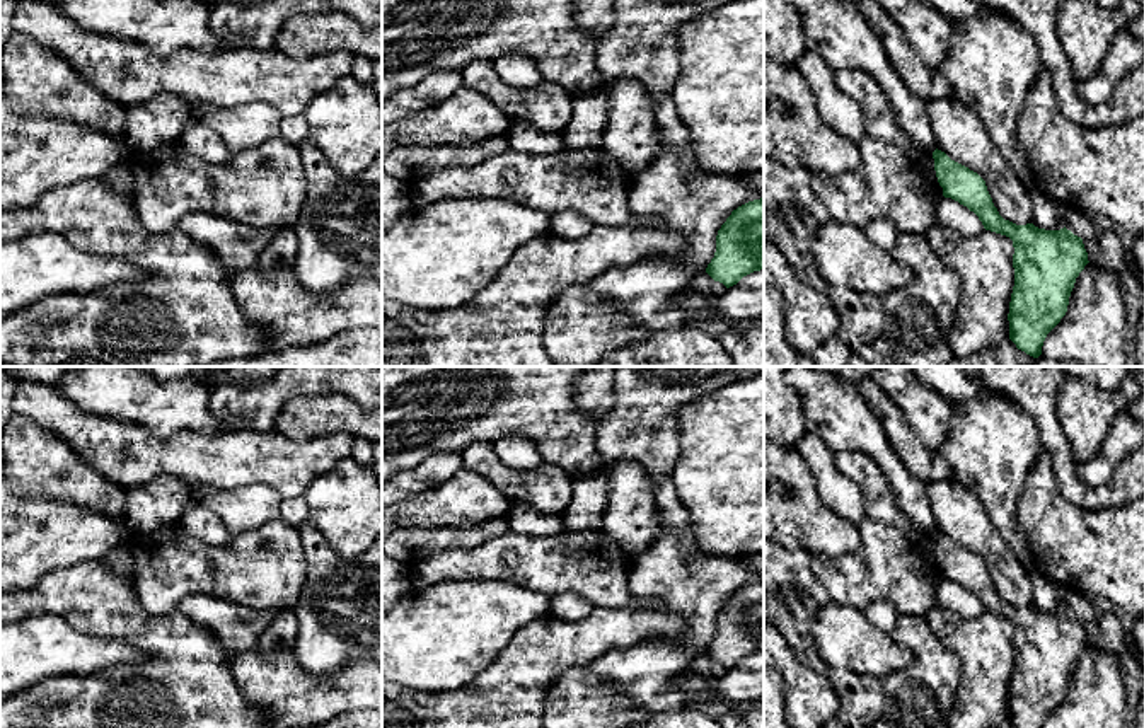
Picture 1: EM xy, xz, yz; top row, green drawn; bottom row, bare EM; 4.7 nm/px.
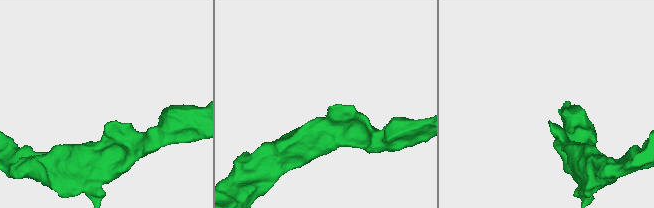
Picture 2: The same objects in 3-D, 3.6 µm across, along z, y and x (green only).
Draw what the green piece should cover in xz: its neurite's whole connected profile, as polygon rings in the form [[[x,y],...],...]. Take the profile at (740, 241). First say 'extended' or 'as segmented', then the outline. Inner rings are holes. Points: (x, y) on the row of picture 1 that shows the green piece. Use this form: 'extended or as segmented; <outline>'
as segmented; [[[764,198],[731,211],[718,230],[716,252],[706,273],[730,288],[760,269],[764,269]]]

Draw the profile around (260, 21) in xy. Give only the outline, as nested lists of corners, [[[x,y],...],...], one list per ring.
[[[223,0],[211,7],[211,29],[228,39],[246,36],[247,48],[273,49],[285,20],[295,14],[341,12],[367,27],[382,26],[382,0]]]

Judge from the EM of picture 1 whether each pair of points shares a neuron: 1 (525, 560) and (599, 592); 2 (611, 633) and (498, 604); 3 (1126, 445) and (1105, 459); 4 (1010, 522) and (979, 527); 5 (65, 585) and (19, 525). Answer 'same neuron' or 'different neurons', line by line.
1: same neuron
2: different neurons
3: same neuron
4: different neurons
5: different neurons

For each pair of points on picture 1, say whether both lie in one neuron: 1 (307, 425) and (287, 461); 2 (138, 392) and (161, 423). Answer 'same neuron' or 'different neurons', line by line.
1: different neurons
2: same neuron

